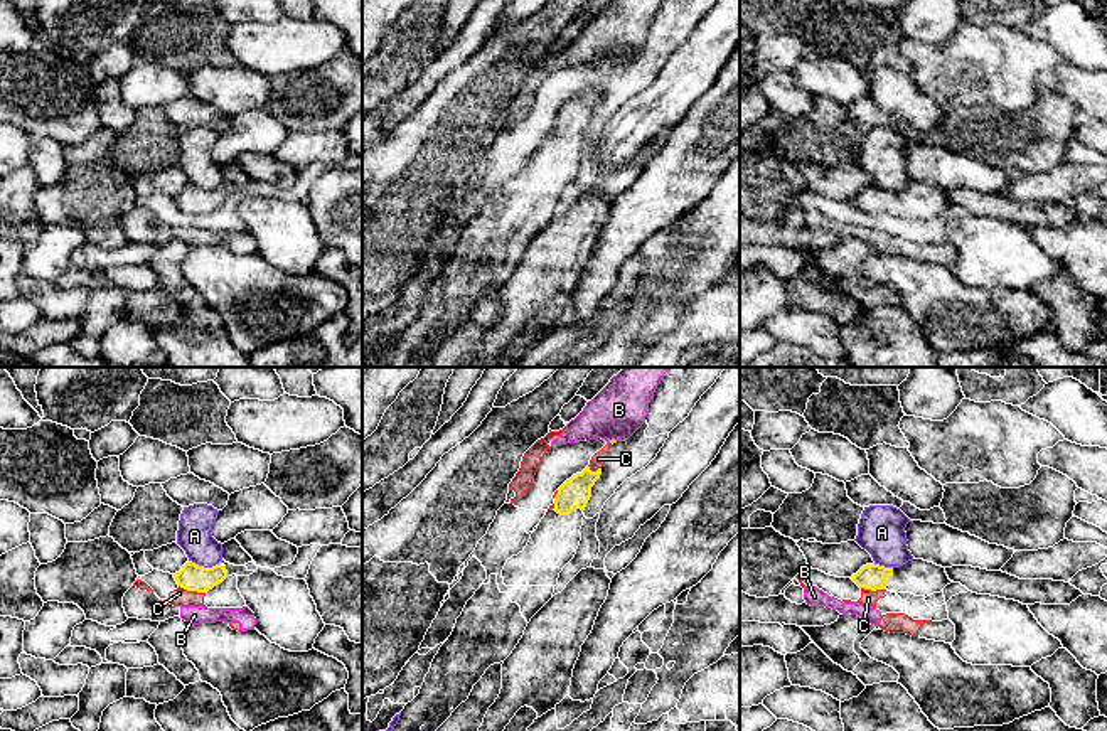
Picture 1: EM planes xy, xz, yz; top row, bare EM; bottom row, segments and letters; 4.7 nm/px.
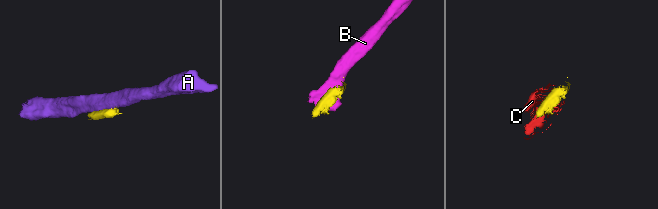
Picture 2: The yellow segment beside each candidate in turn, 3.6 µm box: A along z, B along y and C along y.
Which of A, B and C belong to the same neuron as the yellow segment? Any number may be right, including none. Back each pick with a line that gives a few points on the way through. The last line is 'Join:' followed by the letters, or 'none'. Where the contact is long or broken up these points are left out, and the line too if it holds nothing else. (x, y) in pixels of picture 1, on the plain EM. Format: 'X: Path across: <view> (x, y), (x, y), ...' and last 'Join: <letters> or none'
Join: none

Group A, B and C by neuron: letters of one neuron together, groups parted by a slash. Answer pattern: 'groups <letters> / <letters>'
groups A / B C

